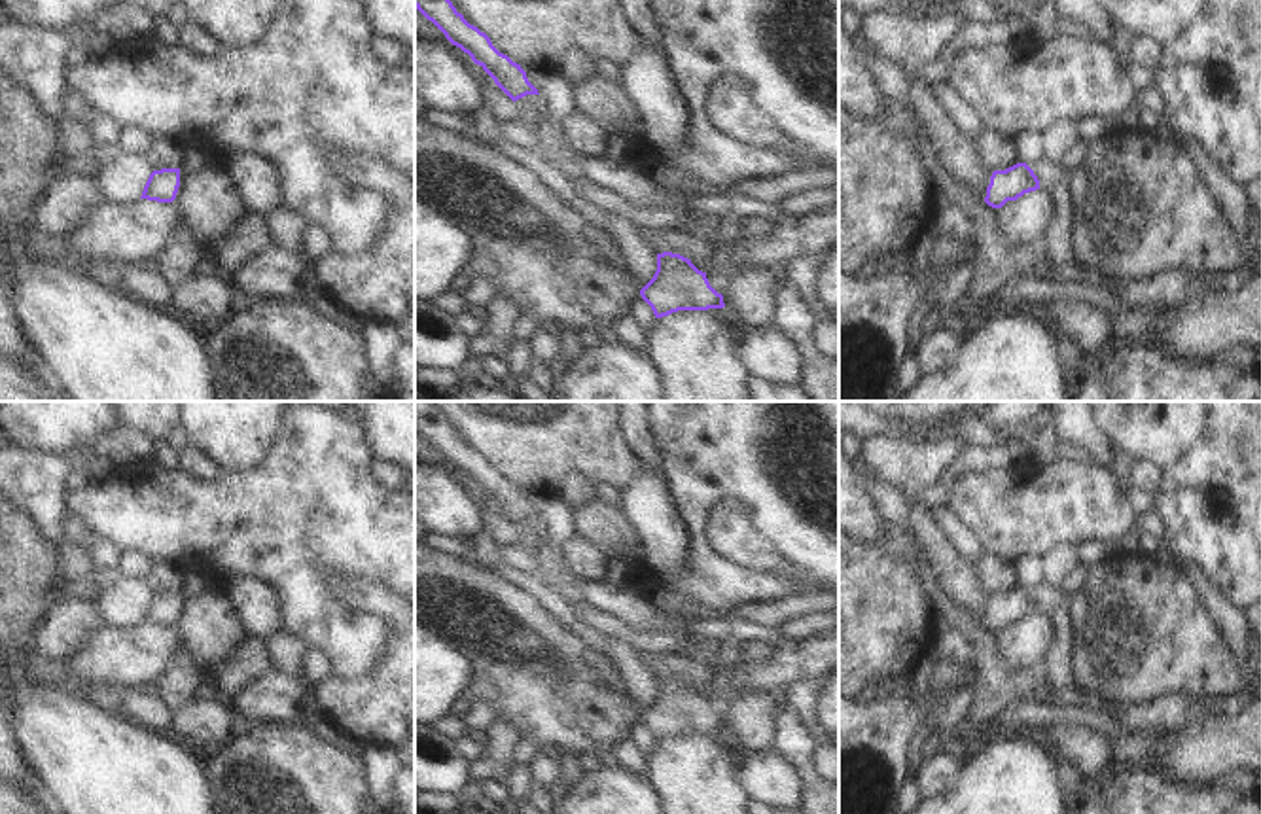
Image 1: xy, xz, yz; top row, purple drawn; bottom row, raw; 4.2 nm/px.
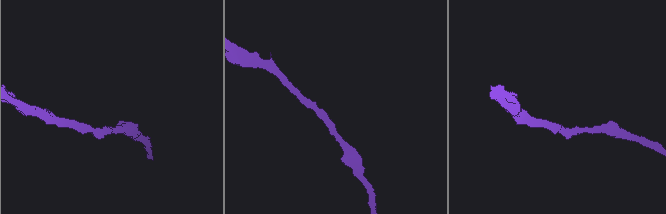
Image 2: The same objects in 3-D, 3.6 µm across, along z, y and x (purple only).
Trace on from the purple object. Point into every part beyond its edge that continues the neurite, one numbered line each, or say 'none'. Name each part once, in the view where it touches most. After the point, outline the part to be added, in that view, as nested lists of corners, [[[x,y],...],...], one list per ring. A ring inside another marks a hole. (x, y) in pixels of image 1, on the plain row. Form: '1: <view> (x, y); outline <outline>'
none

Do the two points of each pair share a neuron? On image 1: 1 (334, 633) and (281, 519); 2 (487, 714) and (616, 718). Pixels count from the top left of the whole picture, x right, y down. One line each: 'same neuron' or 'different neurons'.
1: same neuron
2: different neurons

